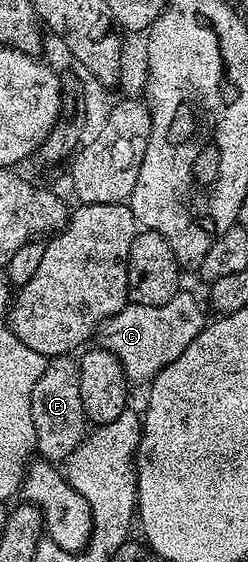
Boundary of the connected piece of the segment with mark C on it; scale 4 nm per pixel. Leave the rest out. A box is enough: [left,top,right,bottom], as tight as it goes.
[98,290,210,385]

